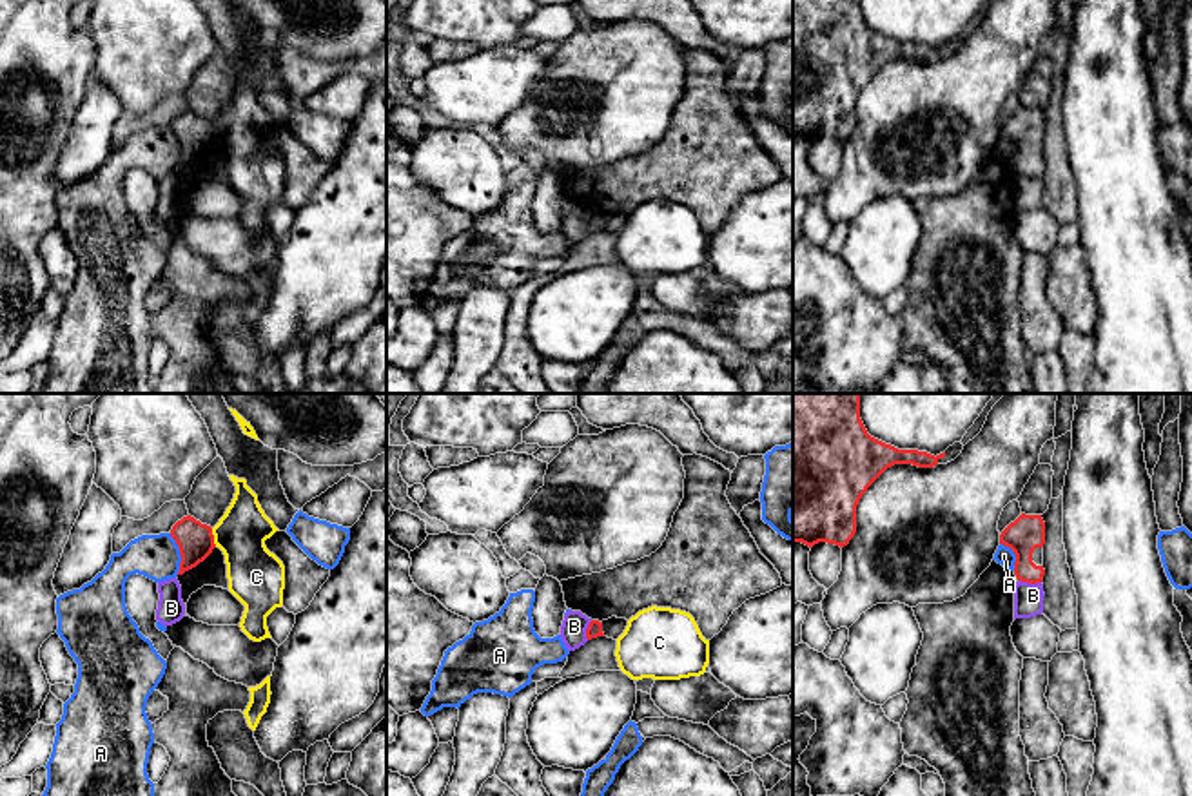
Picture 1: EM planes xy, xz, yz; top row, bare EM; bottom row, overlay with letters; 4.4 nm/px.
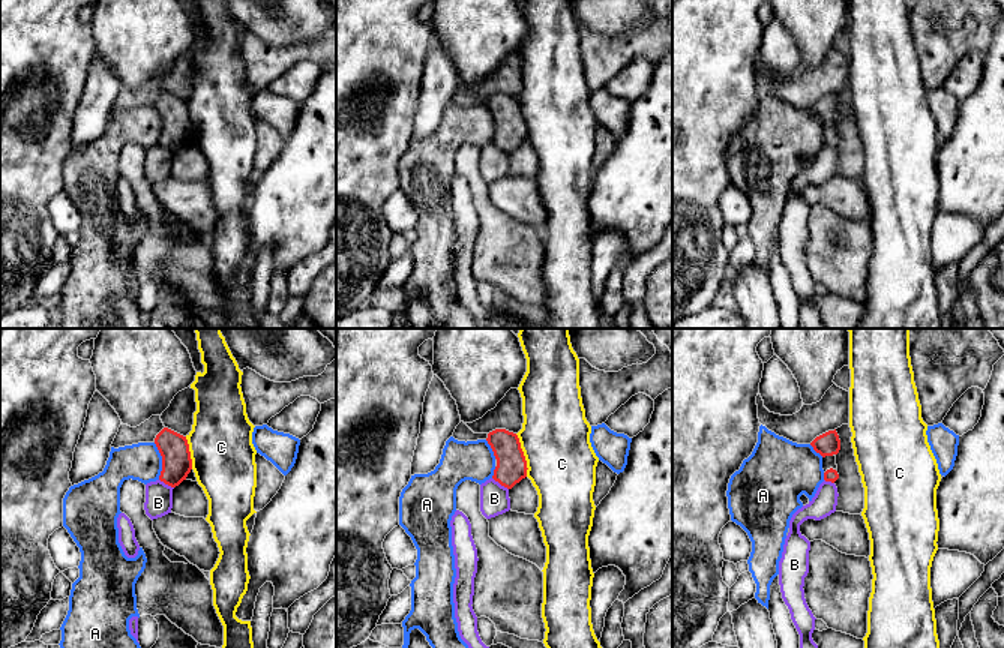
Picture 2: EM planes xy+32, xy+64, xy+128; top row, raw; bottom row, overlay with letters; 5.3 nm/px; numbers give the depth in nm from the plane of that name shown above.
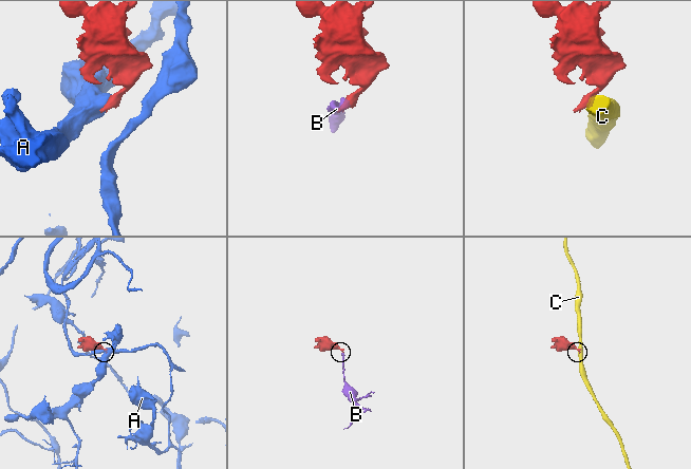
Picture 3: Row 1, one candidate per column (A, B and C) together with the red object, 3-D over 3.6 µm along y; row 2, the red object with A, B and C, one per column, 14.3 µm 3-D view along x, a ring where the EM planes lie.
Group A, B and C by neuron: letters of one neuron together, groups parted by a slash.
A / B / C

